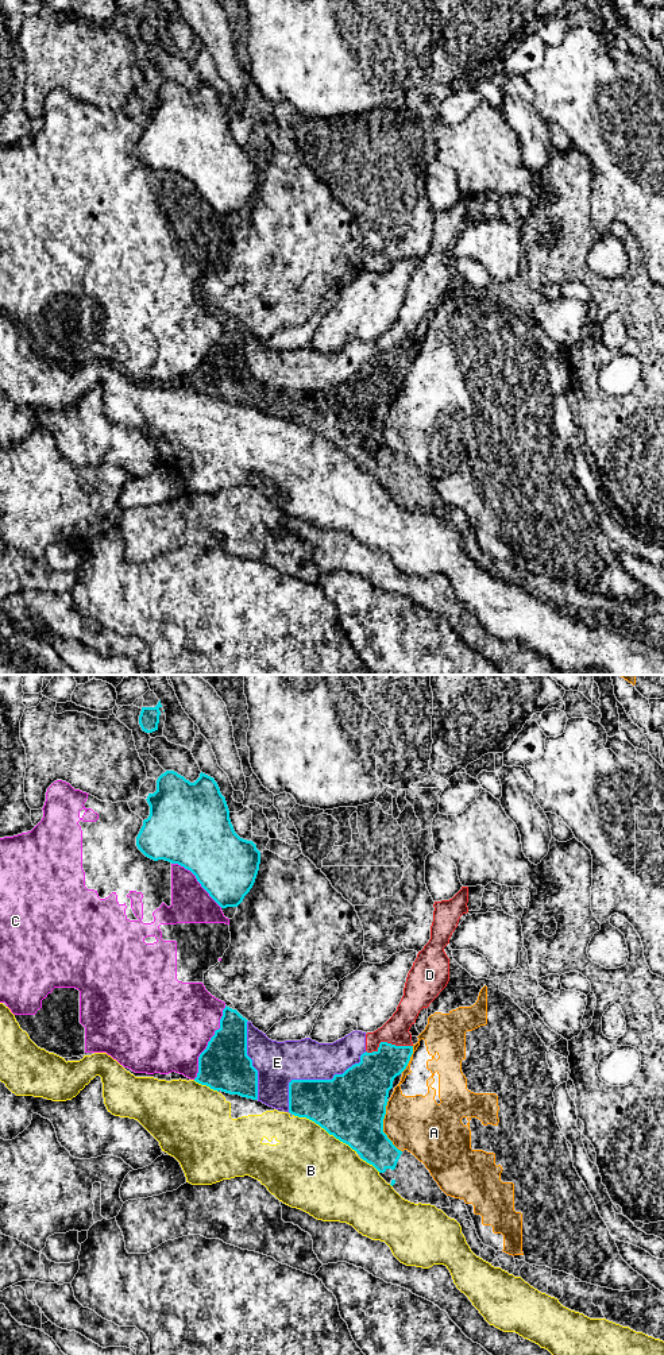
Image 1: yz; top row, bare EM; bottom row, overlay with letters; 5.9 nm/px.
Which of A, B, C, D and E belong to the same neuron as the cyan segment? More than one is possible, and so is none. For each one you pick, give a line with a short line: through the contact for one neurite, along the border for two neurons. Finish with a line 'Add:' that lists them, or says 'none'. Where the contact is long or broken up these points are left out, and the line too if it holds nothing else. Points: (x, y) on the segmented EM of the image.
Add: none

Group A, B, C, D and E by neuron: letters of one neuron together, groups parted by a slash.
A / B / C / D E

